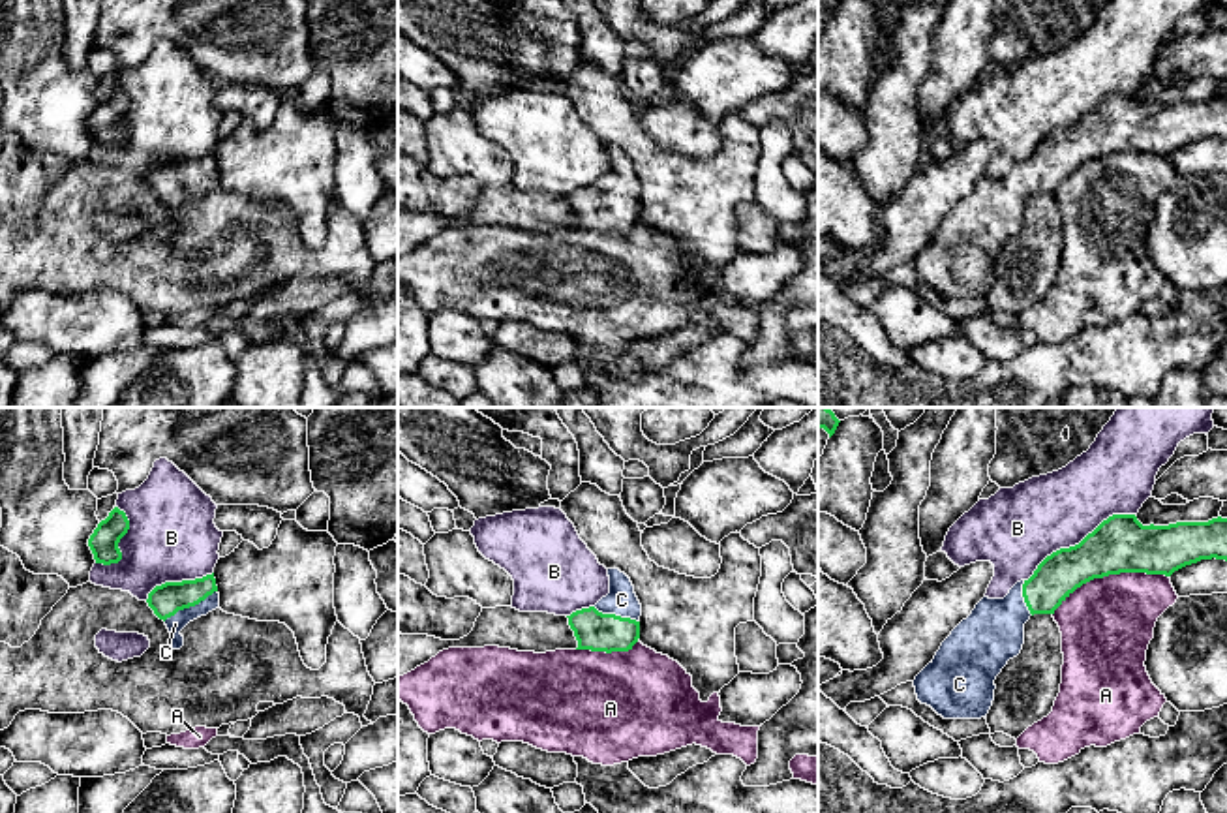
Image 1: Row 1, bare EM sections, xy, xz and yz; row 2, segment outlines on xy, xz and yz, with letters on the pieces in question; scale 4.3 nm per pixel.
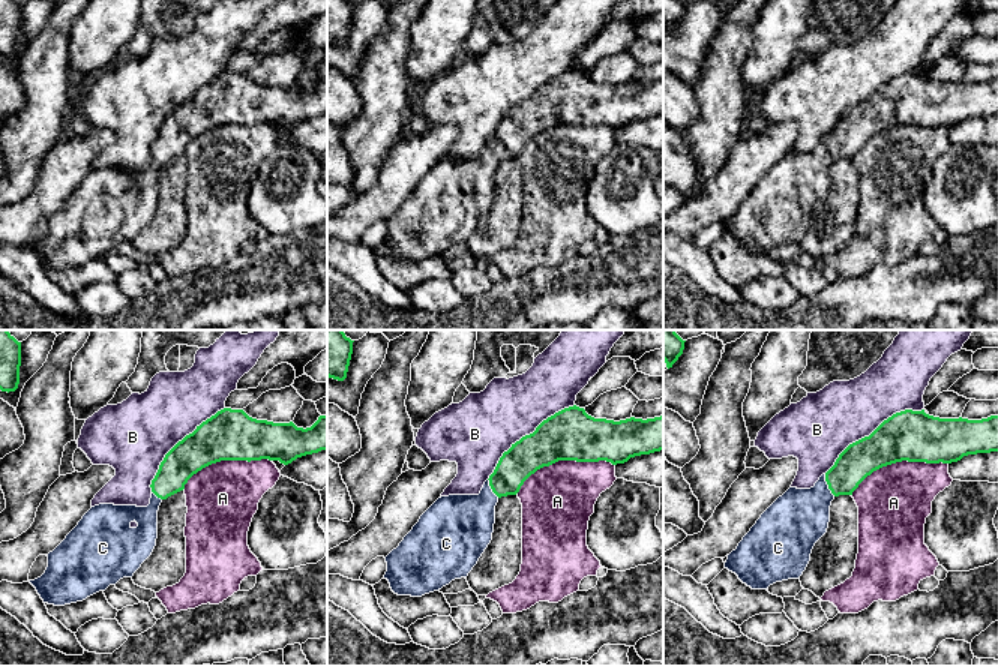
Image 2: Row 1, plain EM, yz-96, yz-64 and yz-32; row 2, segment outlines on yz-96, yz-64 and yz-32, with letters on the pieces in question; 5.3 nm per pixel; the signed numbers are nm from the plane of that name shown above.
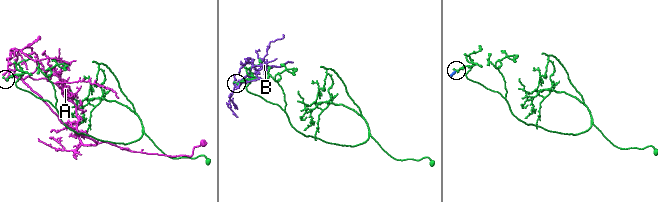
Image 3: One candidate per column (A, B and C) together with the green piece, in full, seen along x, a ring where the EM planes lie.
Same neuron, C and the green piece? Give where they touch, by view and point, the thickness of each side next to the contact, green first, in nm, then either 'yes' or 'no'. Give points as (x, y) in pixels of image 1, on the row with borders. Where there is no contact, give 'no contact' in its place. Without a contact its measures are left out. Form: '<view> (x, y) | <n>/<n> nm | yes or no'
xy (190, 605) | 140/80 nm | yes

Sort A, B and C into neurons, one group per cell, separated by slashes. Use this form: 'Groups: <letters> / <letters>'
Groups: A / B / C

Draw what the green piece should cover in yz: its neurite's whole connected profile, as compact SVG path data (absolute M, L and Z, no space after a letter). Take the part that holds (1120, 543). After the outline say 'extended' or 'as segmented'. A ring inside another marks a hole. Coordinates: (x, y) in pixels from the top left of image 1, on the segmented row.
M1113 514L1079 545L1047 556L1034 575L1017 582L1004 599L983 597L972 614L942 642L934 659L916 676L917 700L931 706L944 719L987 717L994 700L994 680L1007 661L1021 653L1024 623L1034 614L1054 614L1077 588L1094 578L1120 573L1171 576L1186 565L1212 558L1227 561L1227 518L1143 526L1135 514Z; extended

